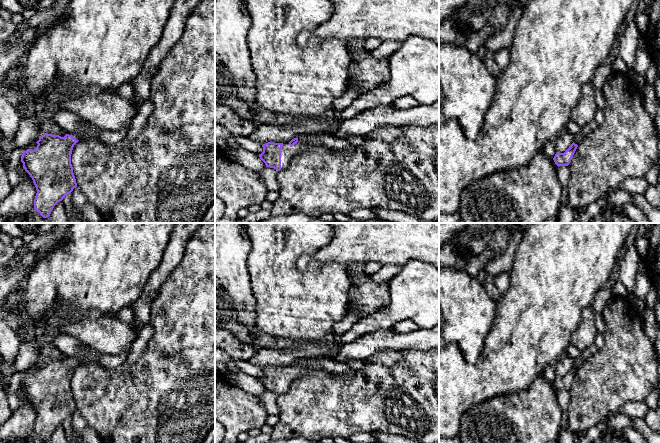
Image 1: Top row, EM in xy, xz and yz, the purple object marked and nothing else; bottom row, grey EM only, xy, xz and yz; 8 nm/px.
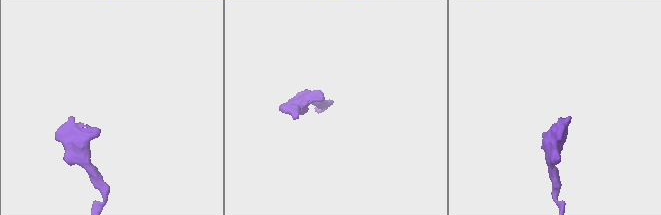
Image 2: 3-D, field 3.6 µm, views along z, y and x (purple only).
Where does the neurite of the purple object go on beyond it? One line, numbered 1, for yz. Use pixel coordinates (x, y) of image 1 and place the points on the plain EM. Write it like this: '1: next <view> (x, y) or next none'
1: next yz (598, 343)

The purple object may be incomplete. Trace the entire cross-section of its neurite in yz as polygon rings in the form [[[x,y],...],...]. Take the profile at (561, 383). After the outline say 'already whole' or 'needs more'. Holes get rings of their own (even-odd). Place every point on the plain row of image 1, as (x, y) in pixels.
[[[597,333],[595,341],[588,351],[582,352],[581,355],[574,359],[574,366],[569,370],[569,372],[564,377],[556,377],[553,384],[555,388],[559,390],[568,390],[572,384],[572,381],[578,371],[582,366],[584,361],[591,355],[592,352],[597,351],[603,346],[603,335]]]; needs more

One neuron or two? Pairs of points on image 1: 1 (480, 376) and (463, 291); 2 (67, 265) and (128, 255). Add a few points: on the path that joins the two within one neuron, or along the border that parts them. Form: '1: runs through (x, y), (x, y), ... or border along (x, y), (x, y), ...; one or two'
1: border along (486, 336), (478, 358), (473, 363), (468, 363); two
2: runs through (82, 265), (100, 265), (110, 255), (113, 255); one

